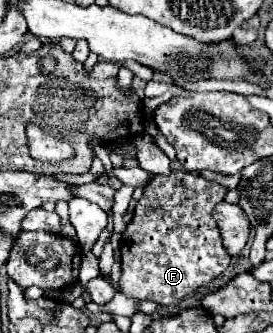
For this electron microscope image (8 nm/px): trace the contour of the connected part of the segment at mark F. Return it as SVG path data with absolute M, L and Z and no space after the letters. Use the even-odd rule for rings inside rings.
M173 171L167 177L153 177L145 187L141 199L137 201L135 213L121 239L121 259L123 259L123 275L121 275L121 291L135 299L151 299L157 305L177 305L185 295L197 291L199 287L211 283L219 277L231 261L227 253L219 227L213 219L213 207L223 201L227 189L203 179L199 173L189 171Z

